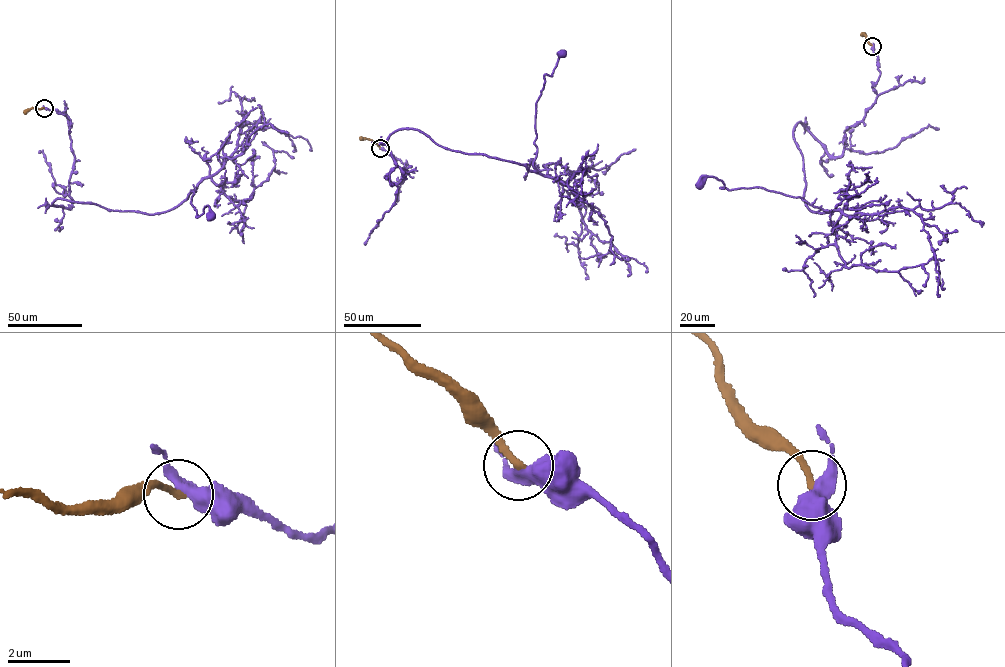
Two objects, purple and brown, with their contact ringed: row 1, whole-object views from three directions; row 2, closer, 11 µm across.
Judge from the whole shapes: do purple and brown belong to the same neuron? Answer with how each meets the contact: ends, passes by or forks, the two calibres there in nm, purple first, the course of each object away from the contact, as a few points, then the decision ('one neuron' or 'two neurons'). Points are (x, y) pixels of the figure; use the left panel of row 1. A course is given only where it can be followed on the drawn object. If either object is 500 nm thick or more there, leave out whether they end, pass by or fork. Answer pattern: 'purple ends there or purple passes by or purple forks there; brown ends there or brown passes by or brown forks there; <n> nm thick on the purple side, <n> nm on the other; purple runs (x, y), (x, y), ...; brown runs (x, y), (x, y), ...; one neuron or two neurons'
purple passes by; brown ends there; 420 nm thick on the purple side, 220 nm on the other; purple runs (44, 108), (70, 120), (74, 157), (70, 206), (52, 205), (159, 214), (197, 186), (196, 217), (210, 215); brown runs (44, 108), (32, 108), (24, 113); two neurons

